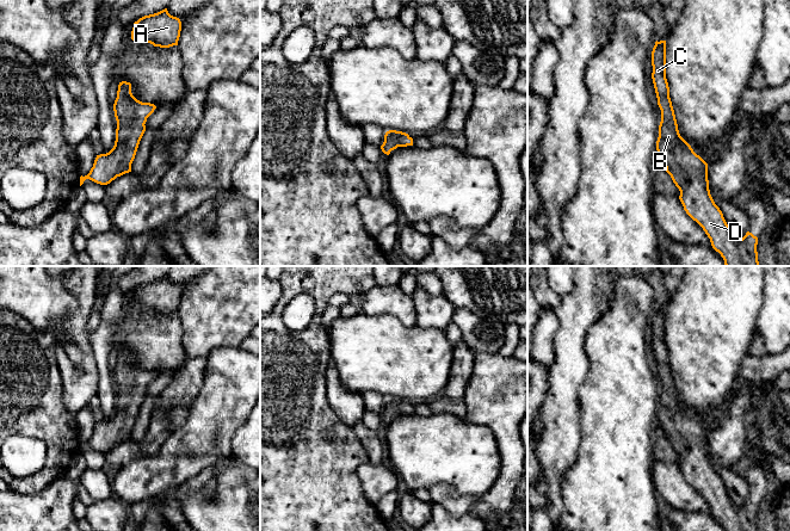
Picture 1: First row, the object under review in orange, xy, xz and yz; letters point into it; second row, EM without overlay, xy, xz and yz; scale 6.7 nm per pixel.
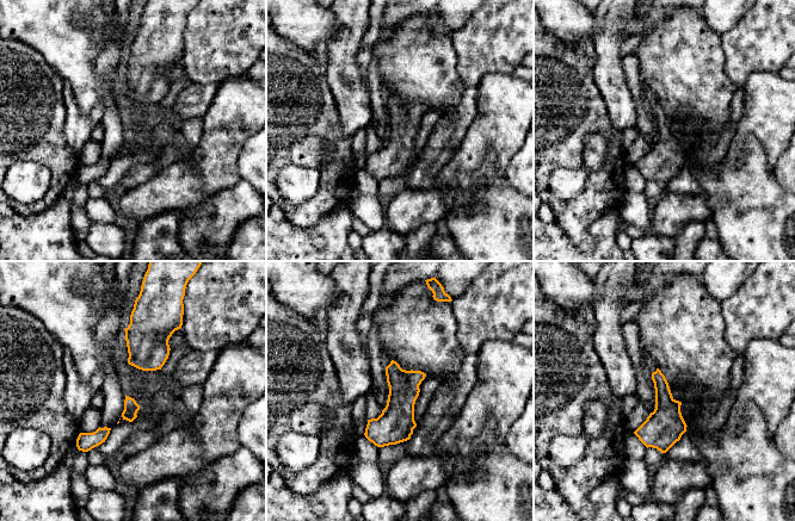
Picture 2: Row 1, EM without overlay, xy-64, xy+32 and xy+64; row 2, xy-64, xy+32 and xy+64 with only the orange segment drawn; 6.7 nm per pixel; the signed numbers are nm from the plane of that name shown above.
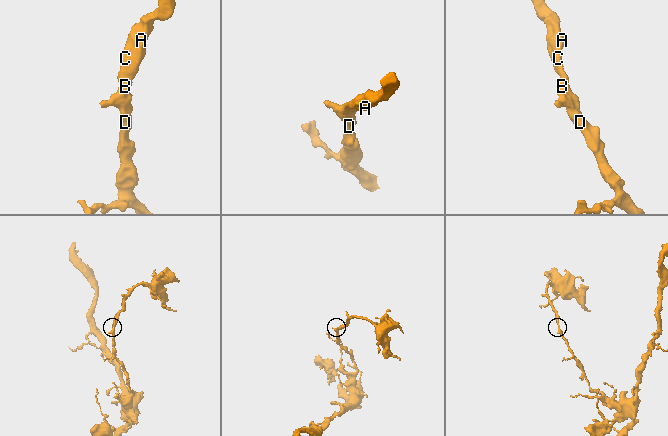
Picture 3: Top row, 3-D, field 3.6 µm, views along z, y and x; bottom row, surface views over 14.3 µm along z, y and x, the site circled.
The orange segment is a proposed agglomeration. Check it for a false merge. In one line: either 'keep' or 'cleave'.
keep

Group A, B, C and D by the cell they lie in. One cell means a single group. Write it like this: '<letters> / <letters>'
A B C D

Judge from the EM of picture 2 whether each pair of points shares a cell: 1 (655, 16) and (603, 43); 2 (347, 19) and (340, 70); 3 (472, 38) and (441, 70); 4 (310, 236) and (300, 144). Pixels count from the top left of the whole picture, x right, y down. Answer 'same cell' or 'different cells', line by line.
1: different cells
2: same cell
3: different cells
4: different cells

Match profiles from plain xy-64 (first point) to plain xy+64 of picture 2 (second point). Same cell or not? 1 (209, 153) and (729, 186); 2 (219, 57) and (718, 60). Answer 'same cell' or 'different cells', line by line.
1: different cells
2: different cells

